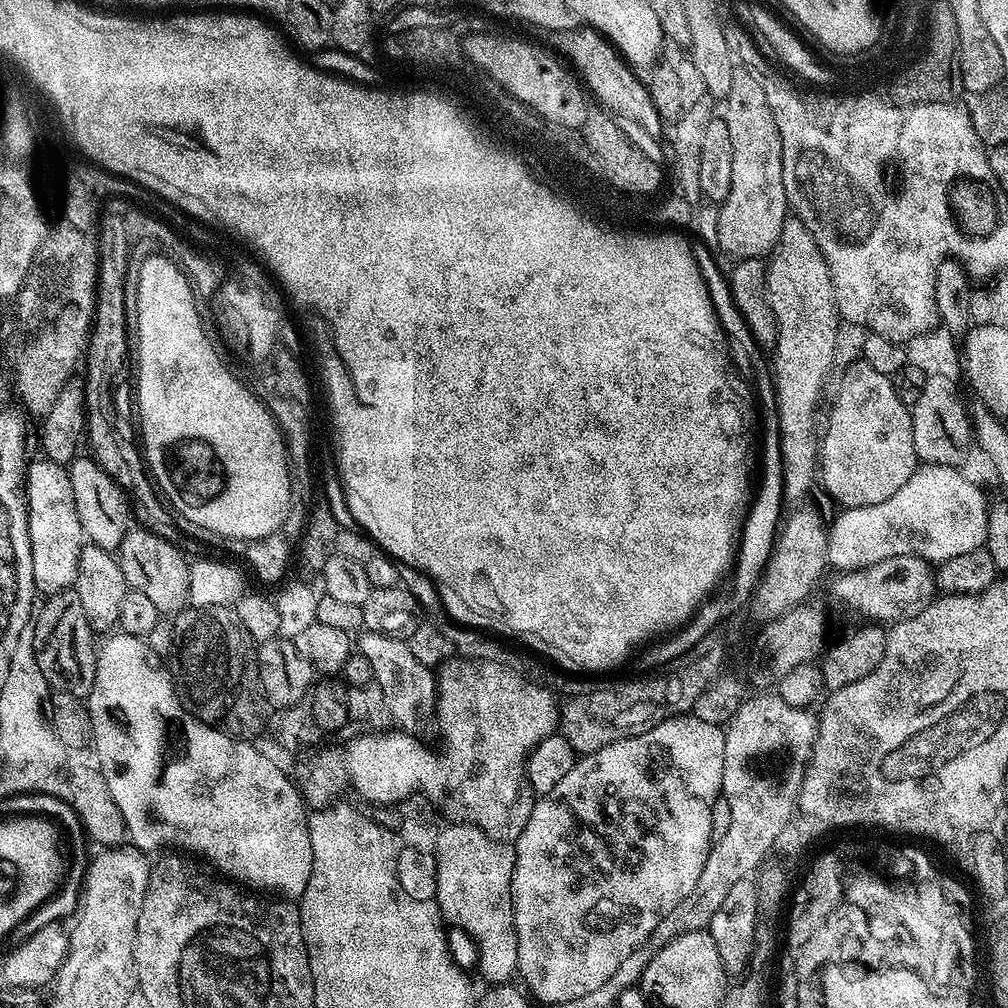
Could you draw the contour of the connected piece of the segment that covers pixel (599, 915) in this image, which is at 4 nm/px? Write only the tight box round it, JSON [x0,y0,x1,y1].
[512,714,725,1006]

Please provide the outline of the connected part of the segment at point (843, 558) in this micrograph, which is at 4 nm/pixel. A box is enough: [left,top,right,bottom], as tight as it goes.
[827,464,988,573]

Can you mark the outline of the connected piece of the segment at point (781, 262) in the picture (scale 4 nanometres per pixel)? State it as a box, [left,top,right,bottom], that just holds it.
[763,218,842,502]

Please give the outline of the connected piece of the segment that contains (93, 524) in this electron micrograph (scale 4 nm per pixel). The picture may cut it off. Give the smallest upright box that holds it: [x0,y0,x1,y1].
[67,455,134,553]

